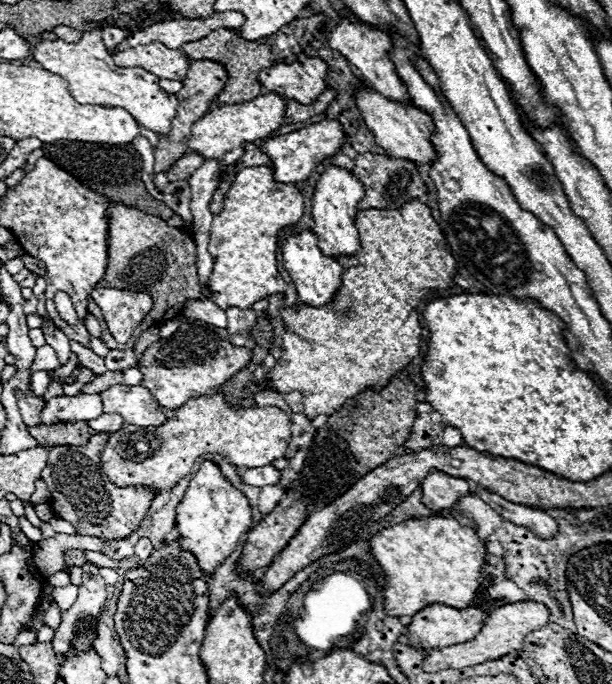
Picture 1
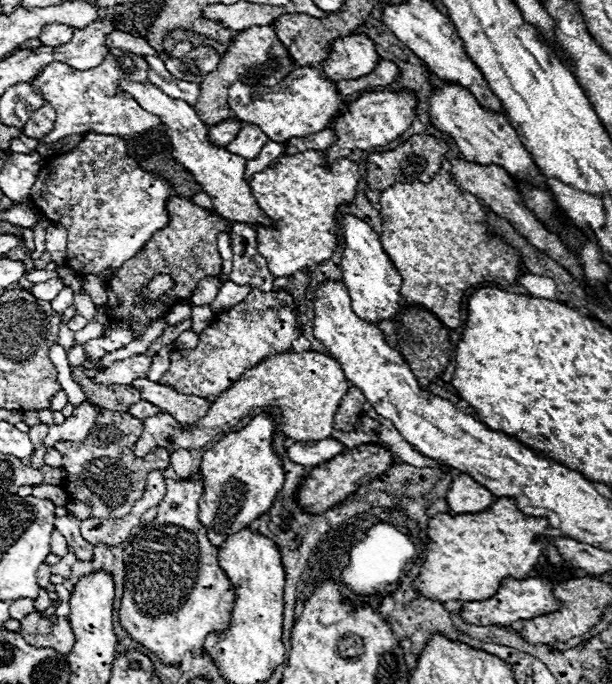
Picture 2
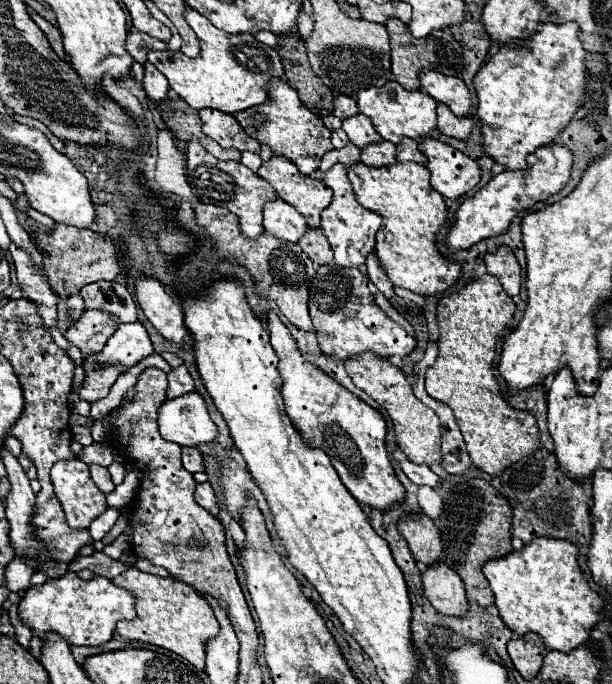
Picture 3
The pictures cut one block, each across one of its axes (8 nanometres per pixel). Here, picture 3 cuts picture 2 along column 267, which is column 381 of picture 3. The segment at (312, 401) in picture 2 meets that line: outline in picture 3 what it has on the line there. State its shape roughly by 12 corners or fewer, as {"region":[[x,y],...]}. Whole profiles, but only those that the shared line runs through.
{"region":[[376,354],[346,362],[352,382],[394,422],[416,464],[442,462],[438,416],[404,372]]}

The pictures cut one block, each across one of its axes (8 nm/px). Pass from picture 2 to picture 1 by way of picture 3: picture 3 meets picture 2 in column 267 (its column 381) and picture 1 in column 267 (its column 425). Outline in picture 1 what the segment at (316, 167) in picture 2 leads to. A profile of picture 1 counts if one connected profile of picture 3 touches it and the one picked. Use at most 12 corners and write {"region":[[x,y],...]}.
{"region":[[268,166],[236,174],[210,228],[210,300],[284,292],[280,232],[304,194]]}

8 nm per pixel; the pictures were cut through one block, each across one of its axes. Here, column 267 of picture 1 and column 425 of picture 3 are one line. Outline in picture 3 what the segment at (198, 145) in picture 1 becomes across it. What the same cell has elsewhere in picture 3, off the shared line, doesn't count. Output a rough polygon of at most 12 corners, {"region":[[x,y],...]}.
{"region":[[398,82],[362,90],[360,114],[398,144],[426,138],[436,106],[424,92]]}

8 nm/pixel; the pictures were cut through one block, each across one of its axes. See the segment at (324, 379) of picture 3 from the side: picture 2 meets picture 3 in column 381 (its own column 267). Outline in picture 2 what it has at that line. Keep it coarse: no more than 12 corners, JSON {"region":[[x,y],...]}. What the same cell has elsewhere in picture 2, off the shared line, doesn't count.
{"region":[[274,416],[204,452],[198,518],[220,546],[282,490]]}

